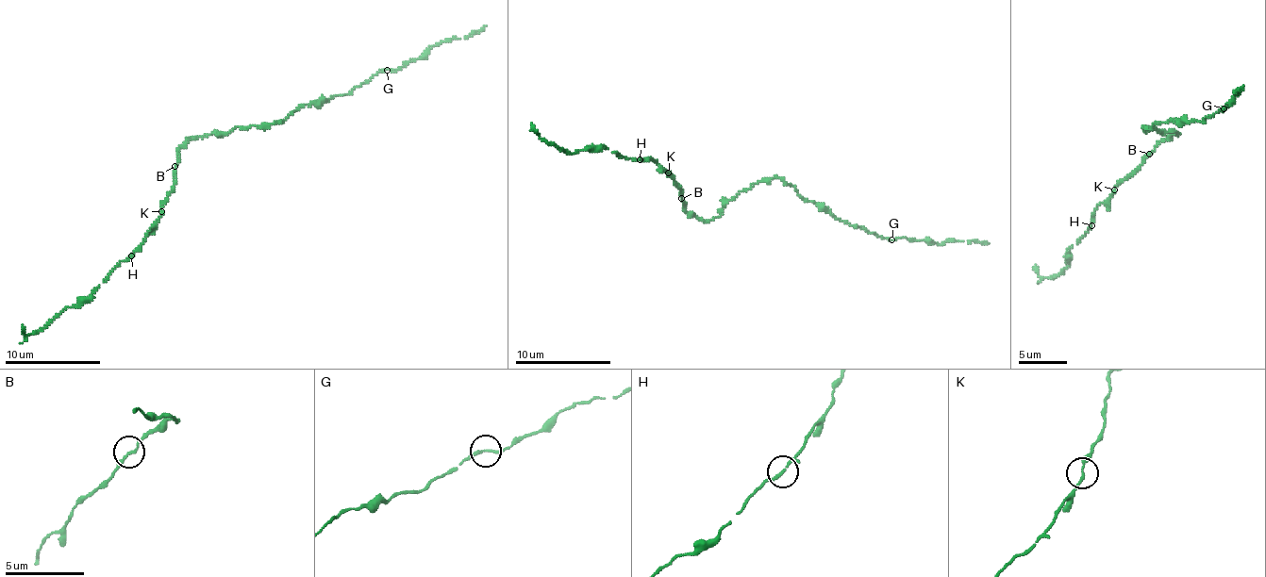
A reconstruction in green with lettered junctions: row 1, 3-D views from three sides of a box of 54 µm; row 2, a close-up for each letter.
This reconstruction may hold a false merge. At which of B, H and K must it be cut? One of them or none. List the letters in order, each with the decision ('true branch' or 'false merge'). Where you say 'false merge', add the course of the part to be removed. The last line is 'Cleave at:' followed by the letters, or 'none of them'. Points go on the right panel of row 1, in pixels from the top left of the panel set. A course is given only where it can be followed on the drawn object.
B: true branch
H: true branch
K: true branch
Cleave at: none of them

